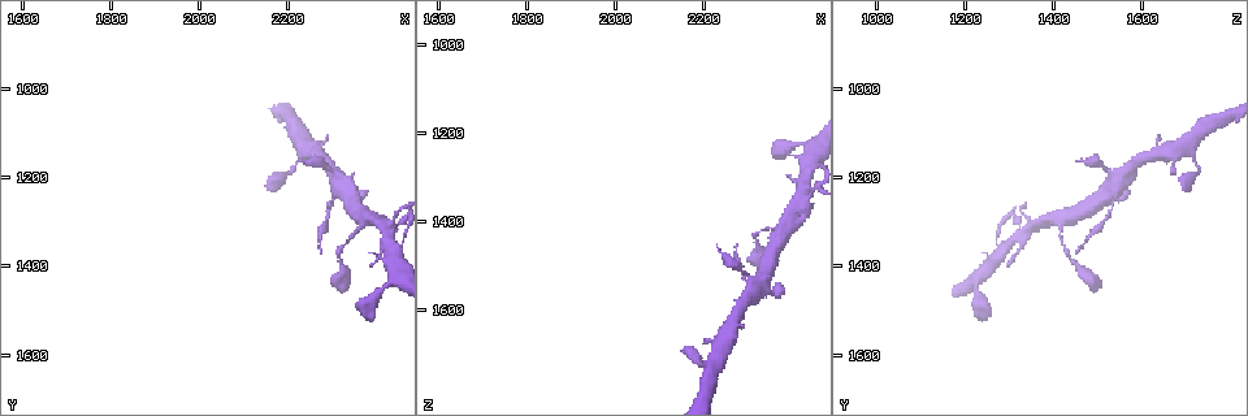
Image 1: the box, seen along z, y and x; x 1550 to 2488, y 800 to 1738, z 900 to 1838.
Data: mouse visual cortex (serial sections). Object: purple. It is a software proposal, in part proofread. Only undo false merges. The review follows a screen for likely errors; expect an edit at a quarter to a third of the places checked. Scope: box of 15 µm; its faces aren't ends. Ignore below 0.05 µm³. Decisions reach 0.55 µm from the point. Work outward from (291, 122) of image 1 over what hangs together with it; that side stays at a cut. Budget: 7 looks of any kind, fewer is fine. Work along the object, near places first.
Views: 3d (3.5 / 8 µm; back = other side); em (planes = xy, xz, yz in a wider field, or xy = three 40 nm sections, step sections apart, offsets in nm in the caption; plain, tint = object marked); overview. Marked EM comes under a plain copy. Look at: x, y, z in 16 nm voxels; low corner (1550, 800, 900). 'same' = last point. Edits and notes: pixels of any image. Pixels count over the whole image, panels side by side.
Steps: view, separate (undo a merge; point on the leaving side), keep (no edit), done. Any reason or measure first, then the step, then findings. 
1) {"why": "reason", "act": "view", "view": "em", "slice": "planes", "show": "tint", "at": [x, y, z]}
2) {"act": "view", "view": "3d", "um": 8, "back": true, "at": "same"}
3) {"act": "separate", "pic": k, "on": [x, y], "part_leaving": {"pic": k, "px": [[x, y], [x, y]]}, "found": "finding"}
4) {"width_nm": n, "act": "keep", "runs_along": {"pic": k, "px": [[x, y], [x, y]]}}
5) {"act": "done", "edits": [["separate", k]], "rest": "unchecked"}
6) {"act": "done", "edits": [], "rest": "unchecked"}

{"why": "sudden change in width", "act": "view", "view": "3d", "um": 3.5, "at": [2300, 1260, 1535]}

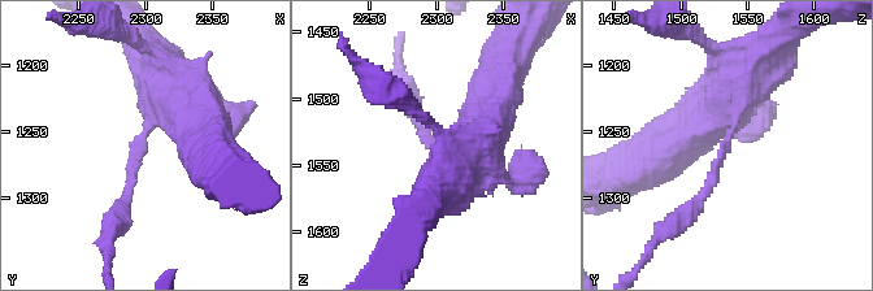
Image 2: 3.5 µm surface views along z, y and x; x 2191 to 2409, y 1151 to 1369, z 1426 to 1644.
{"why": "shape alone is not enough", "act": "view", "view": "em", "slice": "xy", "step": 2, "show": "tint", "at": [2298, 1264, 1534]}

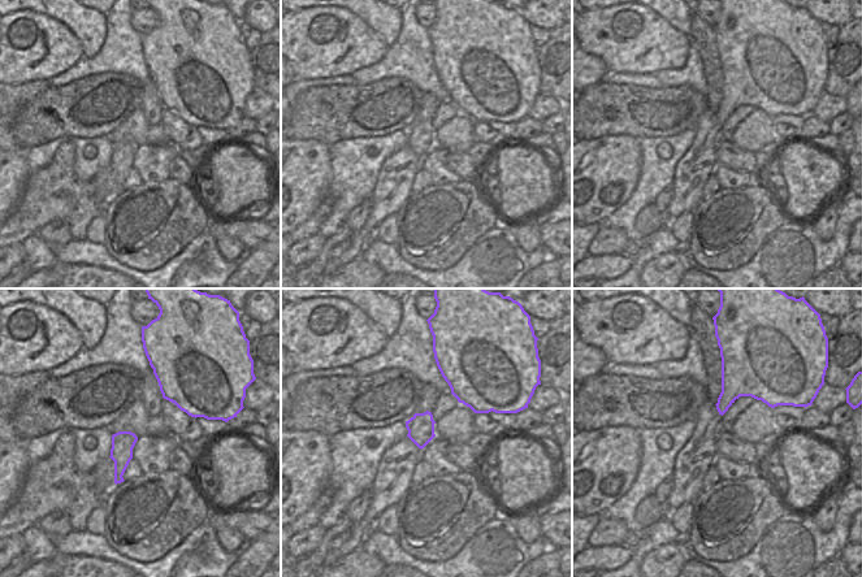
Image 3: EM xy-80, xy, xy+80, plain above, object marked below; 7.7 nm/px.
{"act": "separate", "pic": 2, "on": [131, 172], "found": "a second cell is stuck on"}

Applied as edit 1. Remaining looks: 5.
{"act": "view", "view": "overview"}

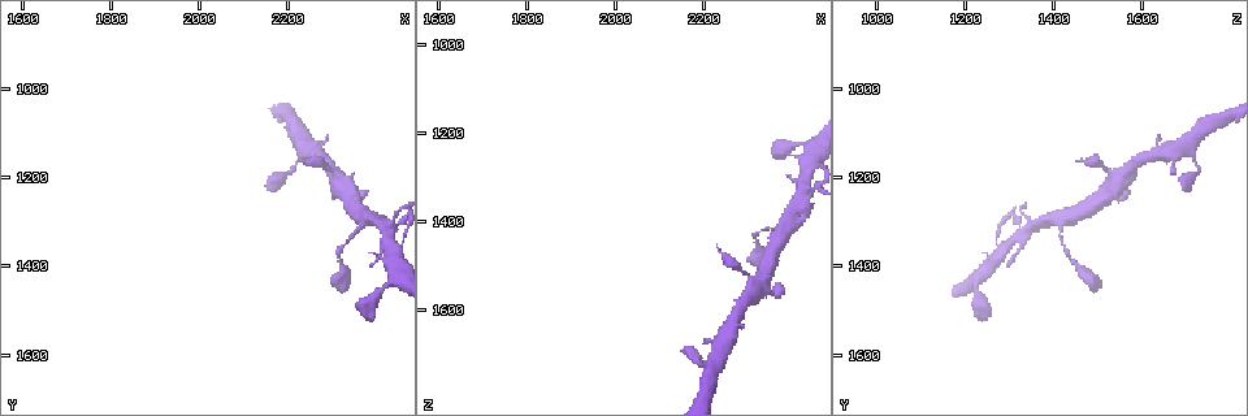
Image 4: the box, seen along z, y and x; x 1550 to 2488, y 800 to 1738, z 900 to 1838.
{"why": "a narrow waist", "act": "view", "view": "3d", "um": 3.5, "at": [2330, 1355, 1425]}

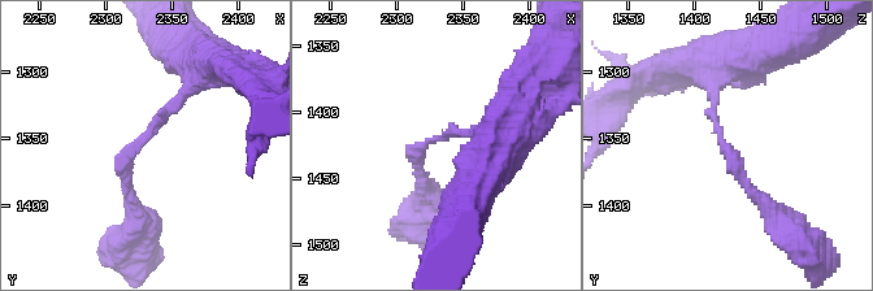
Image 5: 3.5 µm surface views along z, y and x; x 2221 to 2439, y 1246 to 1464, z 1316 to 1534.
{"arm_widths_nm": [150, 150], "act": "view", "view": "em", "slice": "xy", "step": 2, "show": "tint", "at": [2324, 1352, 1420]}

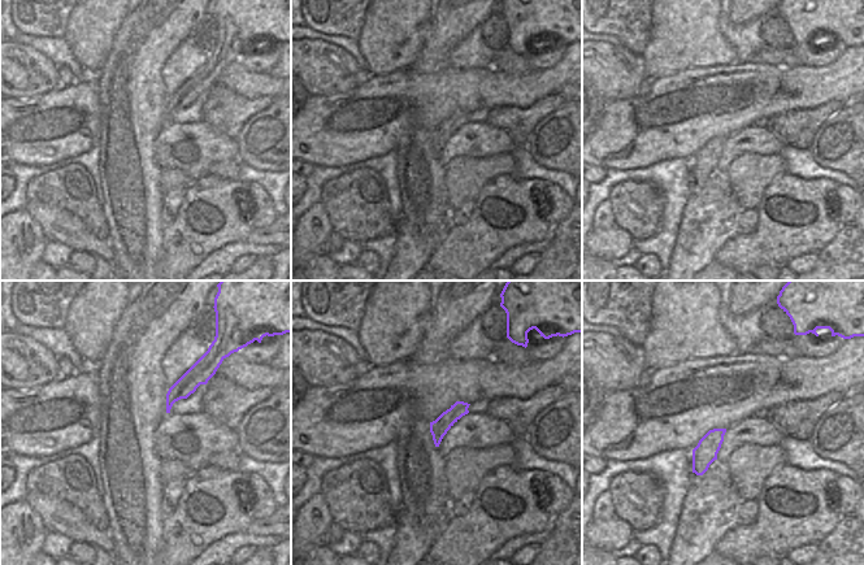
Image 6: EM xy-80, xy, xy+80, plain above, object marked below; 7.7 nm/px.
{"act": "keep", "runs_along": {"pic": 5, "px": [[191, 75], [127, 151], [131, 207]]}, "found": "all the same cell"}

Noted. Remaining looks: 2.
{"act": "done", "edits": [["separate", 2]], "rest": "unchecked"}

